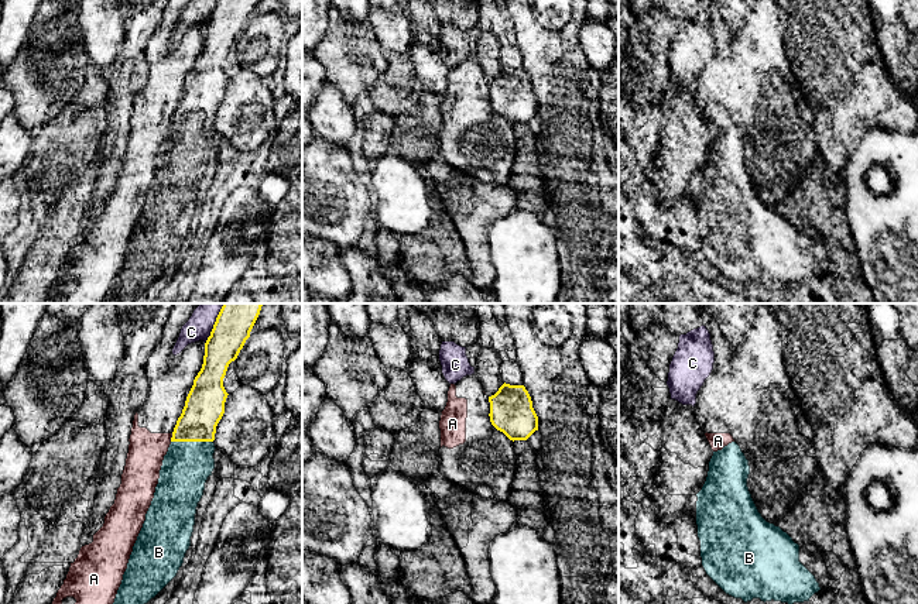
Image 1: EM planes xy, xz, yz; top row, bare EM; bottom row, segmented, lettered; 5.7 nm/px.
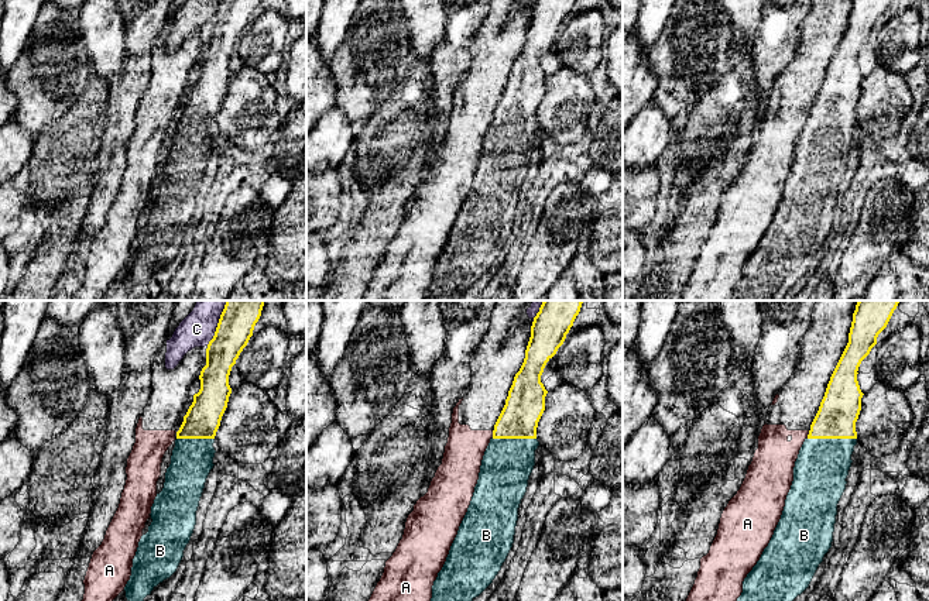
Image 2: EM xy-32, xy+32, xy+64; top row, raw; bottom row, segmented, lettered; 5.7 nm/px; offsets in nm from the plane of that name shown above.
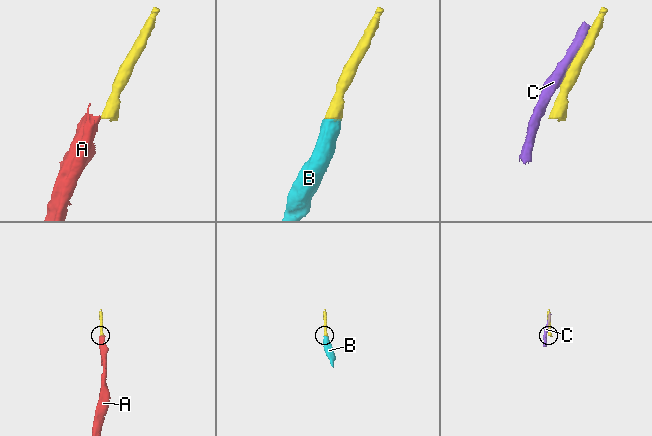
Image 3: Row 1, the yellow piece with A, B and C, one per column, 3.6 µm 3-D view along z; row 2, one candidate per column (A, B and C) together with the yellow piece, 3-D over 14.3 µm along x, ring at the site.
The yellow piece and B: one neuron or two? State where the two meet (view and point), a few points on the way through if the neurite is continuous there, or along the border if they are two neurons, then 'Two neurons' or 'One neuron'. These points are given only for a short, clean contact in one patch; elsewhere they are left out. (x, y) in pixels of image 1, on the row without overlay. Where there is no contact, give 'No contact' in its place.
Touches yellow at xy (192, 124). One neuron

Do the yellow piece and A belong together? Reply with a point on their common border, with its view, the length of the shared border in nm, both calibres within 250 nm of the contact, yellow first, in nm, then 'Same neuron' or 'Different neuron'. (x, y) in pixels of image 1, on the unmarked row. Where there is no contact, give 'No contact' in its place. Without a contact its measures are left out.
Touches yellow at xy (171, 122). Shared border 50 nm. Thickness 220 nm (yellow) against 200 nm. Different neuron

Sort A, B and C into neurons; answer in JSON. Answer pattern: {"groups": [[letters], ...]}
{"groups": [["A"], ["B"], ["C"]]}

